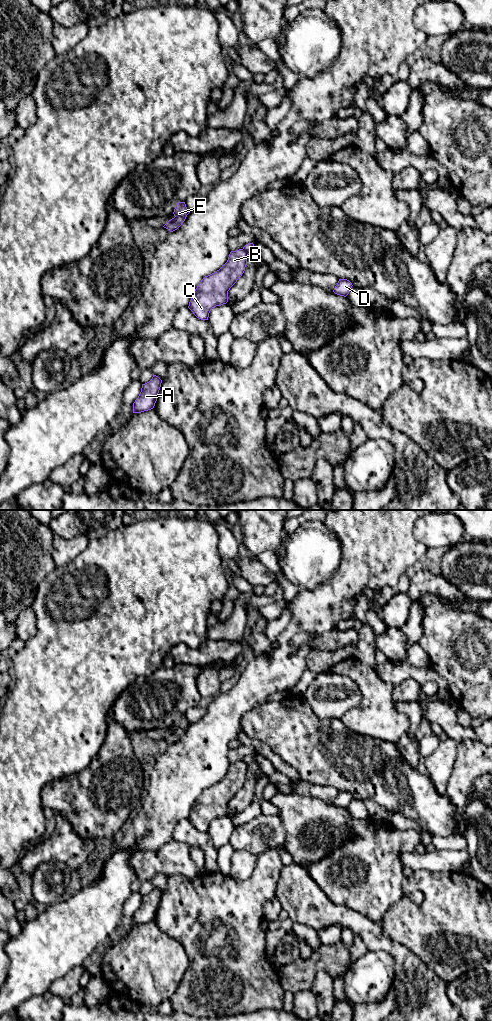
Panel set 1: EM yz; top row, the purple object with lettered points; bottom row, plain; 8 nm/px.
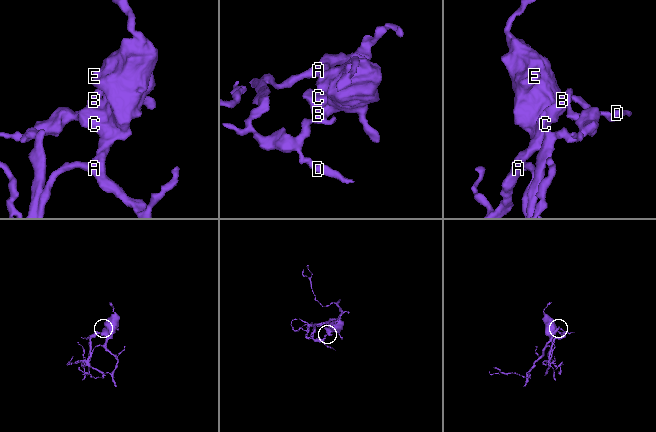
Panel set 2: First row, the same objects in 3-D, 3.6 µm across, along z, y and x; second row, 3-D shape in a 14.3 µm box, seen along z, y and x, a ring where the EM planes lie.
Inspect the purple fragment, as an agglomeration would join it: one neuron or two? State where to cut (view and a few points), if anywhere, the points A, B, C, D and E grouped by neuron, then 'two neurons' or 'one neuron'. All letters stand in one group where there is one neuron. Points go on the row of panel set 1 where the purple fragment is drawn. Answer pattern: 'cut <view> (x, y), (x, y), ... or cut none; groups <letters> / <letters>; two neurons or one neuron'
cut yz (242, 249), (247, 254); groups A B C E / D; two neurons

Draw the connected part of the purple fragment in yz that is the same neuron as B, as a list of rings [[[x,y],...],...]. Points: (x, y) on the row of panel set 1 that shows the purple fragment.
[[[243,249],[231,251],[227,262],[219,270],[205,276],[201,280],[200,284],[193,292],[193,296],[188,306],[197,318],[208,320],[212,308],[221,306],[228,302],[228,291],[244,273],[247,265],[247,256],[248,254]]]

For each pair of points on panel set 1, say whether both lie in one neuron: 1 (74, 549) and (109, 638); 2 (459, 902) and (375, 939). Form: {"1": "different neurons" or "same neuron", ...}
{"1": "different neurons", "2": "different neurons"}

